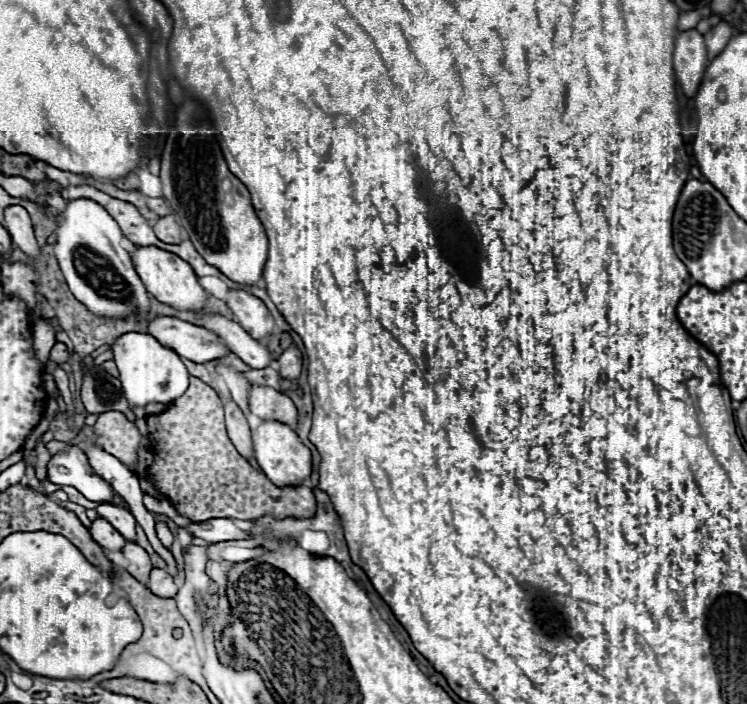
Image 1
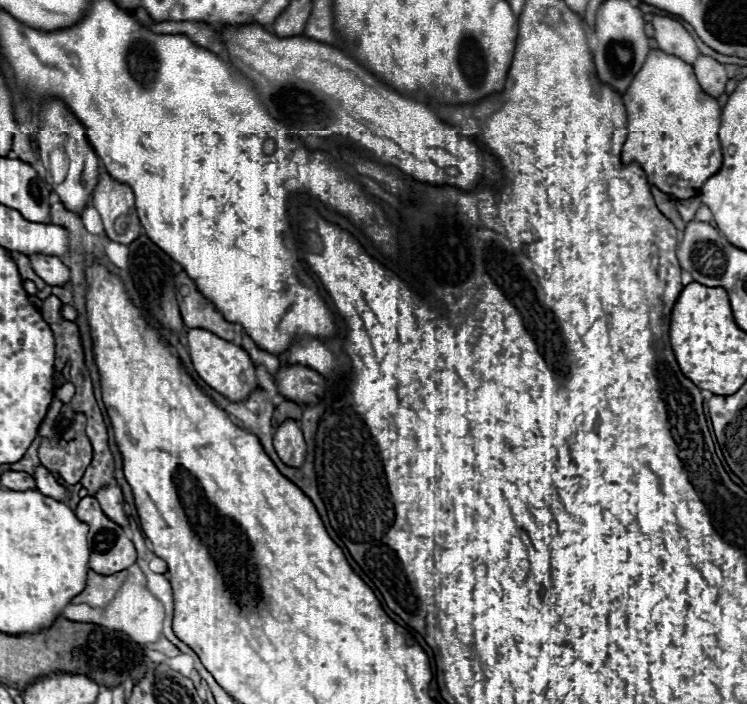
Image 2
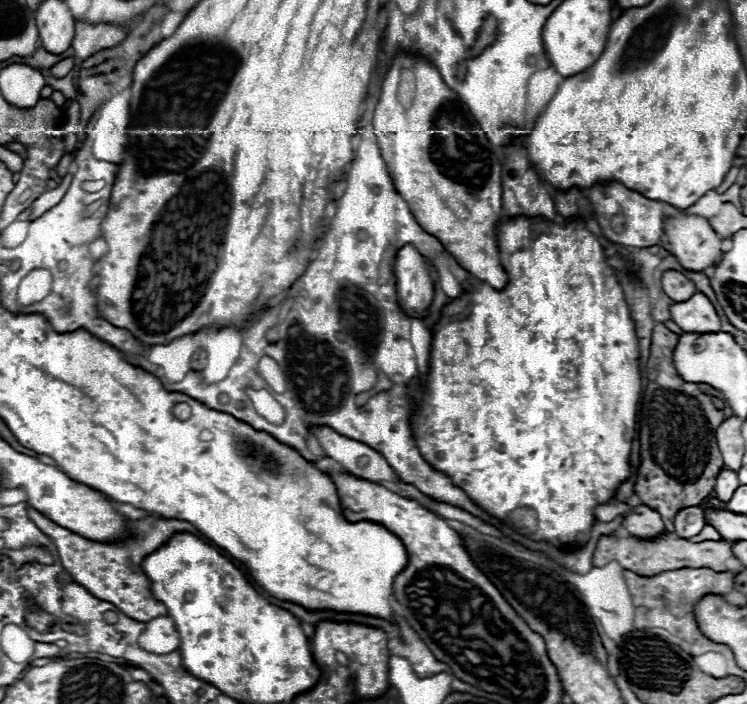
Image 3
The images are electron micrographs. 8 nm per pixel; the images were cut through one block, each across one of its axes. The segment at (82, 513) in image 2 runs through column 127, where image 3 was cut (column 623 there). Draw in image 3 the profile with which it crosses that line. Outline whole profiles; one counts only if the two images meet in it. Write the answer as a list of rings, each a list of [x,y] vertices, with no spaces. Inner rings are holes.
[[[664,532],[654,540],[640,540],[634,536],[624,536],[624,534],[610,534],[610,536],[600,536],[594,556],[592,556],[592,566],[602,568],[608,562],[616,560],[624,570],[636,572],[638,576],[656,576],[664,570],[676,570],[676,568],[714,568],[714,570],[728,570],[724,562],[720,560],[720,552],[726,550],[728,554],[730,548],[726,544],[692,544],[684,538],[678,538],[674,532]]]

